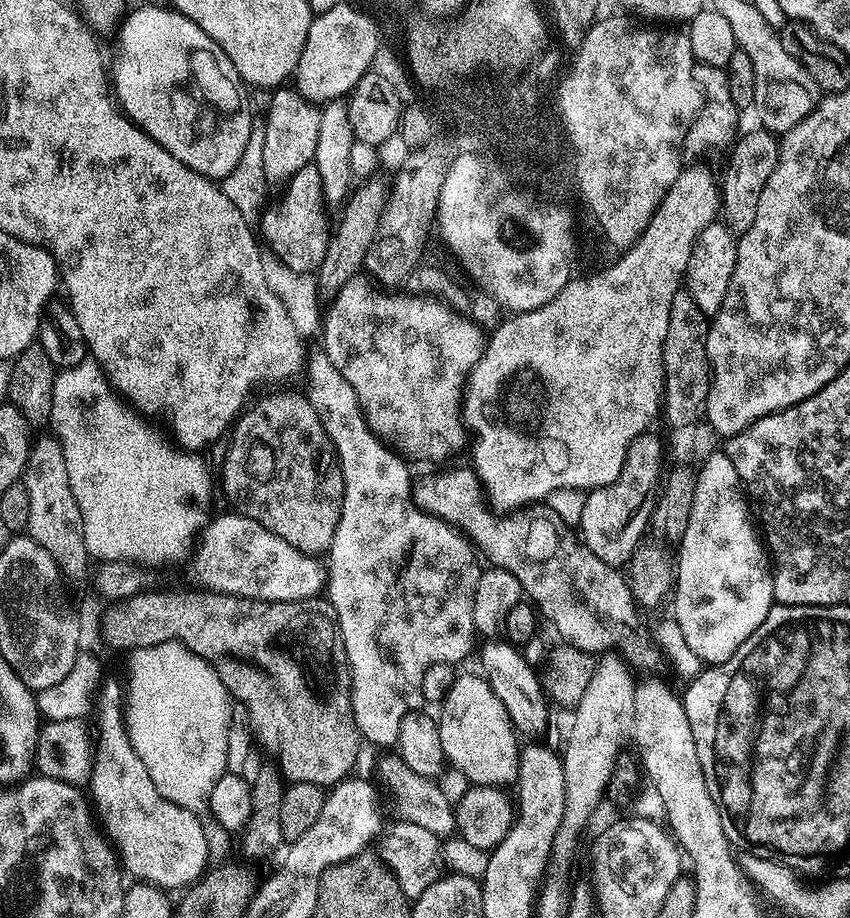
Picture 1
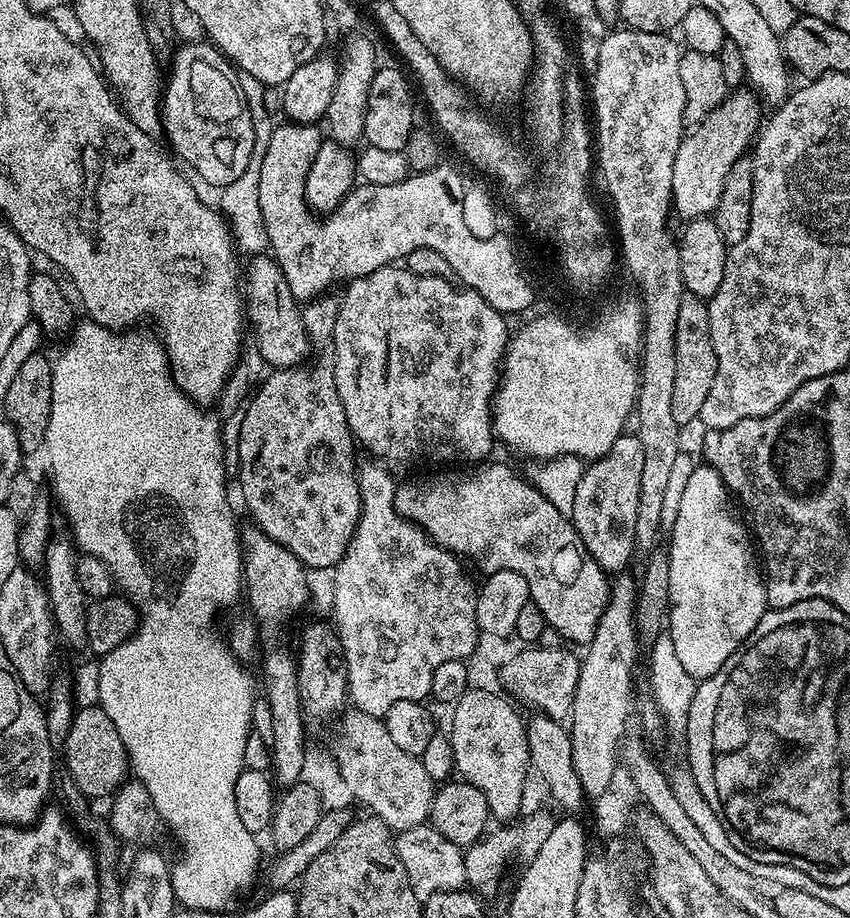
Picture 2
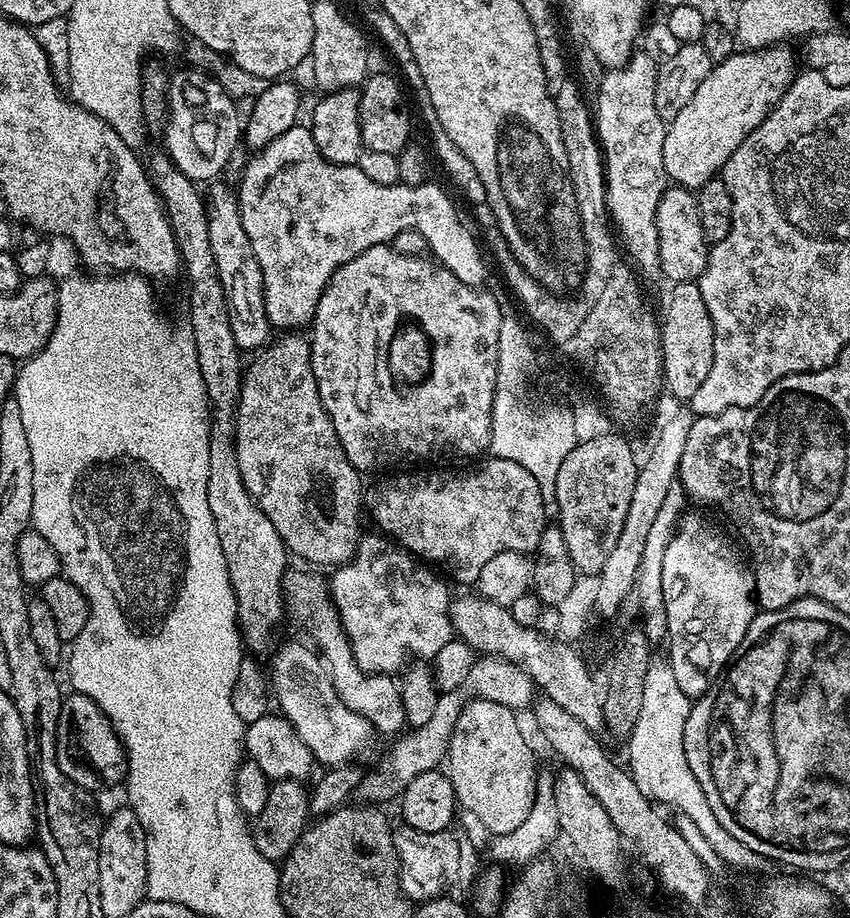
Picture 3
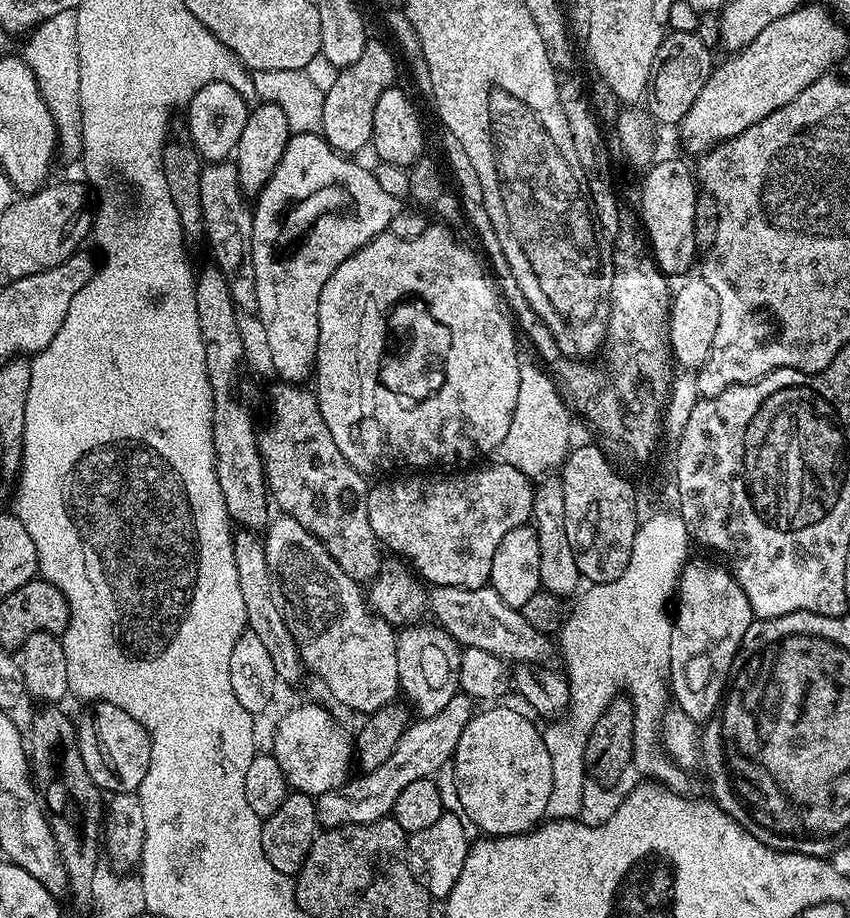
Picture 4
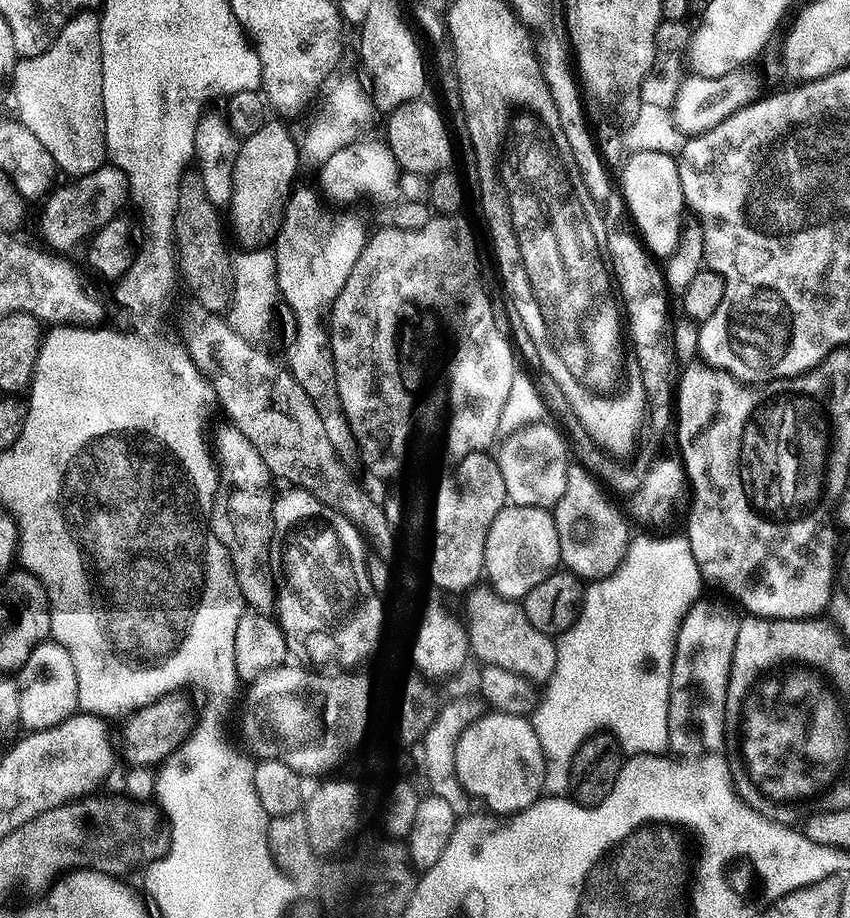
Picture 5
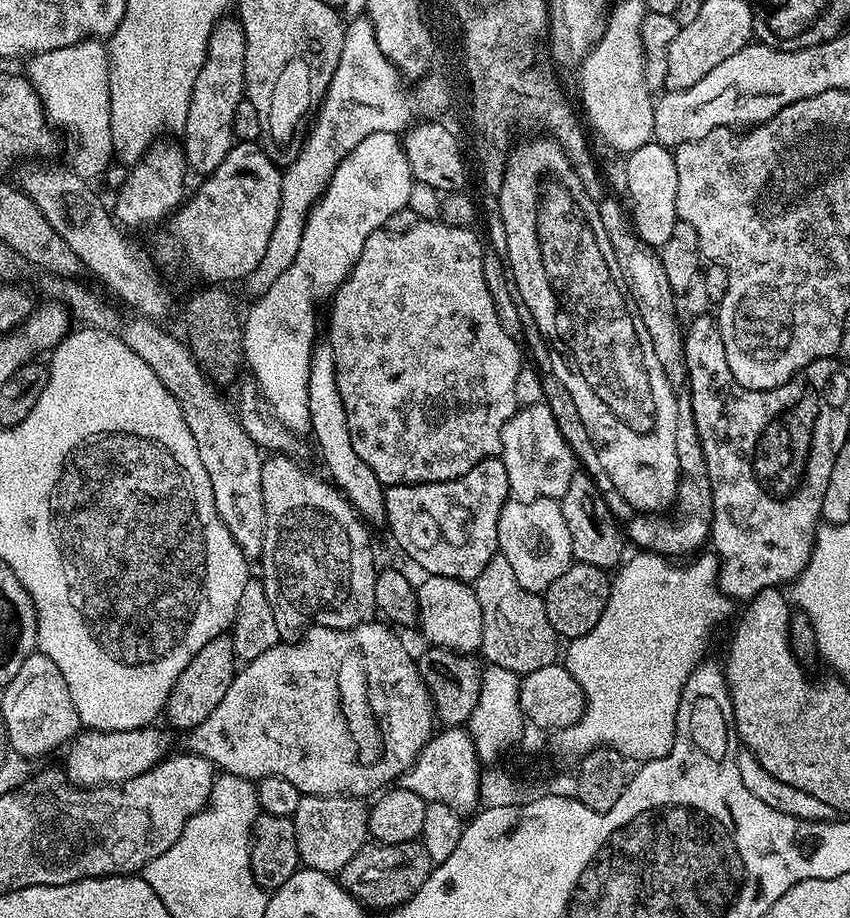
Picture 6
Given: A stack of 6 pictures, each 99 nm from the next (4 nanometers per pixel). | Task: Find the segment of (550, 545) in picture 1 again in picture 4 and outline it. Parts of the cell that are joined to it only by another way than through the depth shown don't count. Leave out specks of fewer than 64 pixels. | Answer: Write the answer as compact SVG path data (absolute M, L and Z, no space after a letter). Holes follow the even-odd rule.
M496 462L493 468L488 468L485 472L472 472L468 477L456 478L452 472L447 474L450 475L404 474L401 475L404 476L401 480L388 478L385 479L388 480L385 484L369 487L366 514L370 518L370 530L374 530L377 541L387 551L388 548L392 551L389 553L400 558L407 557L411 567L425 583L447 586L452 590L480 590L489 583L492 555L498 550L503 536L508 531L529 523L534 488L529 477L503 462ZM423 536L428 536L428 548L424 548L420 541Z

